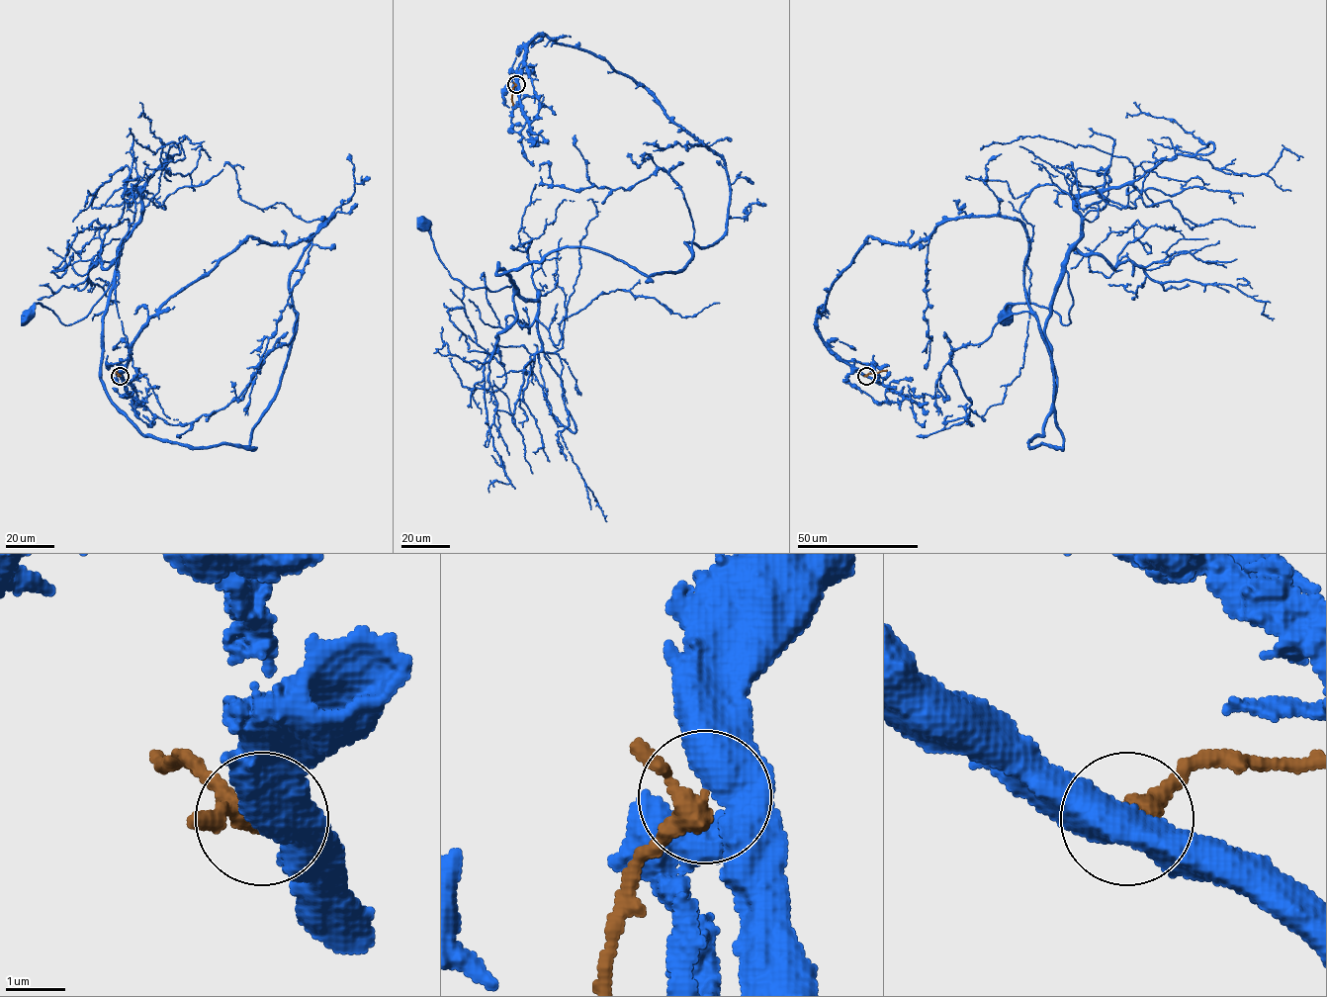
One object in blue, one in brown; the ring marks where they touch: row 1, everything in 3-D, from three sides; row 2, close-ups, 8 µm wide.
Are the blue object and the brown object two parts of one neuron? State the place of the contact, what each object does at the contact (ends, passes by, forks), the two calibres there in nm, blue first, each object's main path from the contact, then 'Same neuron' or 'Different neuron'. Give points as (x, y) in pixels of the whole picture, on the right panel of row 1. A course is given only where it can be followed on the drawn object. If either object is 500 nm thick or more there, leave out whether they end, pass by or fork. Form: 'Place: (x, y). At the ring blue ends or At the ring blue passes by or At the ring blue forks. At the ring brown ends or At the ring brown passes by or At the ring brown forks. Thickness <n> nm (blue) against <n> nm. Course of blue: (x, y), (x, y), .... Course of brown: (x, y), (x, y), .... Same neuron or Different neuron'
Place: (866, 376). Thickness 550 nm (blue) against 320 nm. Course of blue: (865, 375), (817, 322), (866, 239), (1015, 217), (1060, 448), (1028, 443), (1068, 274), (1069, 323), (1005, 318). Course of brown: (866, 375), (887, 370). Different neuron

